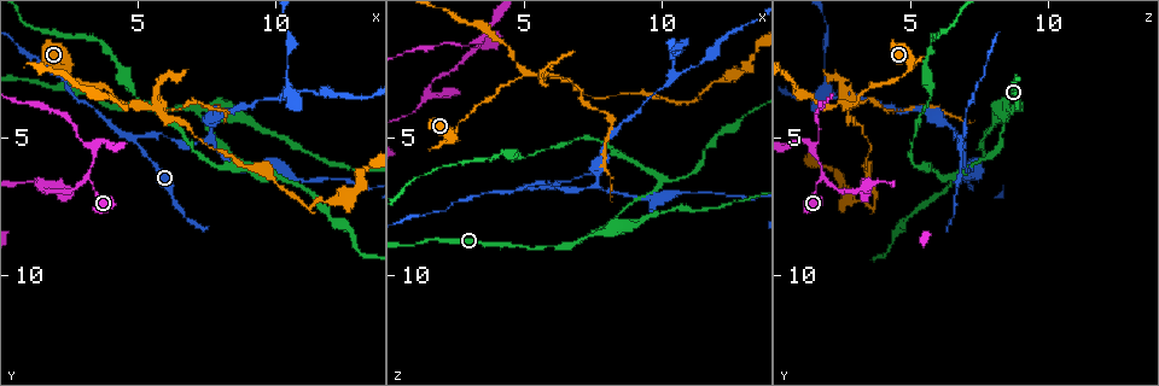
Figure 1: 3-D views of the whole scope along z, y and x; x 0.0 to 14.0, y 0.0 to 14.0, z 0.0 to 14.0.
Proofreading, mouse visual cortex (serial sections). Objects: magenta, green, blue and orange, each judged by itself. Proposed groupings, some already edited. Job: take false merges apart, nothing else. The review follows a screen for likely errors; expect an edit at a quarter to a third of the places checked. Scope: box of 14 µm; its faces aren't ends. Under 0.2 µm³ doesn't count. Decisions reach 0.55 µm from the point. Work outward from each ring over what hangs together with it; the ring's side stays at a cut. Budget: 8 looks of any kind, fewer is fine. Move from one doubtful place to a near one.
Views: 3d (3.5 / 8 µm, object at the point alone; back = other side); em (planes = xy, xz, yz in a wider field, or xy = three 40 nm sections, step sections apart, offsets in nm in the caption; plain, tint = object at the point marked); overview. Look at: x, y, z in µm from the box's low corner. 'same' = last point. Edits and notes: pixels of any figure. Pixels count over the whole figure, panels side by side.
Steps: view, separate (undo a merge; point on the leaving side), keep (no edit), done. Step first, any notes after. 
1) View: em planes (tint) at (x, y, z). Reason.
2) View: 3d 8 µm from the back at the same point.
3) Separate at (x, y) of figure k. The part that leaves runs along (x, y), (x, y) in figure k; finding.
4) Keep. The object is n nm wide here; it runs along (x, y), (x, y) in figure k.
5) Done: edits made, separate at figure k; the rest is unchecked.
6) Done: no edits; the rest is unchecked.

View: 3d 3.5 µm at (2.6, 2.7, 4.6).

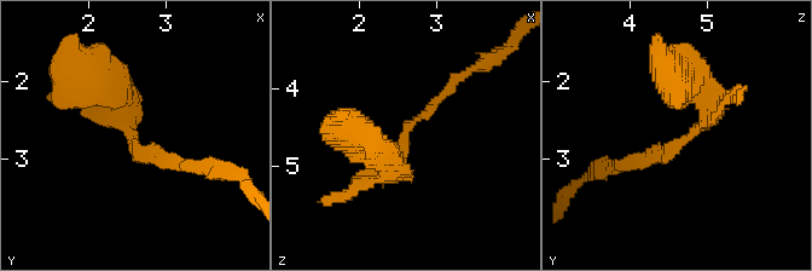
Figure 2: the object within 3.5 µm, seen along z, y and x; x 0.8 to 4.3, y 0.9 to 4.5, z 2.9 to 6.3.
View: em xy step 3 (tint) at (2.60, 2.80, 4.55). The arms are 150, 400 nm wide.

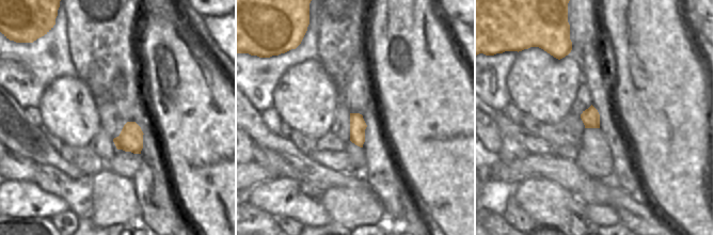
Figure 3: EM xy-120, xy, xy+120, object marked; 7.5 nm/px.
Keep. It runs along (700, 87), (702, 125), (619, 166) in figure 2; one cell here.

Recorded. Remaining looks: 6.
View: 3d 3.5 µm at (5.0, 3.9, 2.8). Branch point.

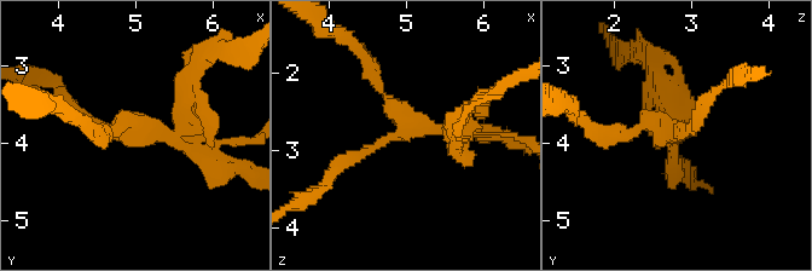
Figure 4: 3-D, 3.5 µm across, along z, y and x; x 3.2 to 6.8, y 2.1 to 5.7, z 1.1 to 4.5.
View: em planes (tint) at (5.05, 3.90, 2.70). Shape alone is not enough.

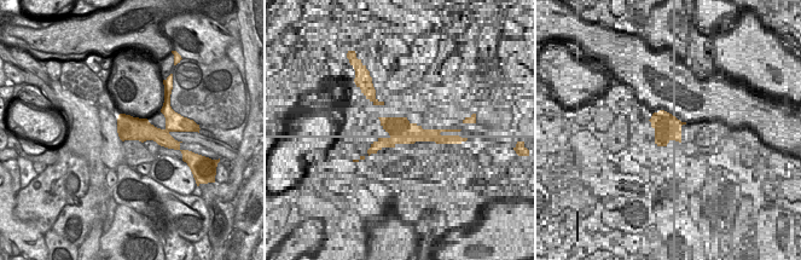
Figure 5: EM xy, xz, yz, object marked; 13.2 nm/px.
Separate at (679, 174) of figure 4. The part that leaves runs along (668, 132), (672, 162), (686, 173) in figure 4; two cells meet here.

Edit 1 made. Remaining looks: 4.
View: overview. Redraw.

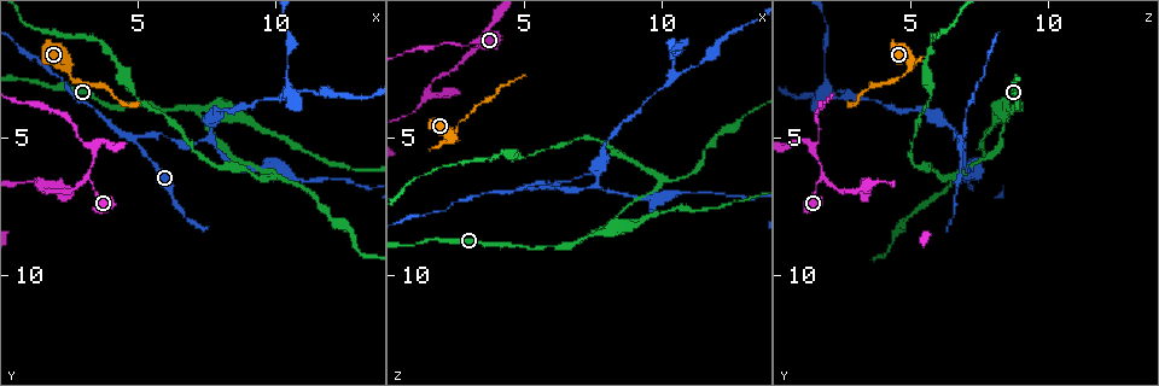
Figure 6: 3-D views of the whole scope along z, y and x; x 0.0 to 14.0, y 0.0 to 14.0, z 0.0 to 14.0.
View: 3d 3.5 µm at (4.9, 5.2, 6.9). Sharp bend.

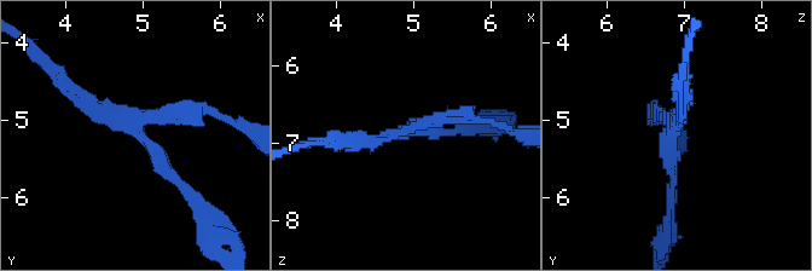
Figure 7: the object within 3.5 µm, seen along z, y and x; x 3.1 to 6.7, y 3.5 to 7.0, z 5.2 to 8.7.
View: em xy step 2 (tint) at (4.95, 5.15, 6.80). Shape alone is not enough.

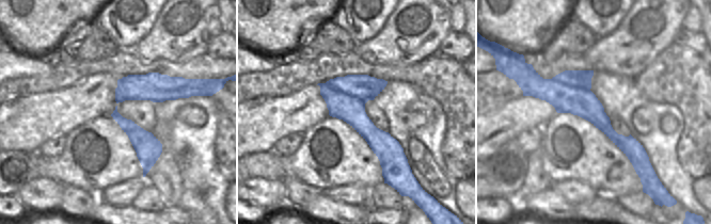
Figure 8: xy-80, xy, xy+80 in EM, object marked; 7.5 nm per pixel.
Separate at (183, 109) of figure 7. The part that leaves runs along (148, 117), (214, 110), (251, 132) in figure 7; a second cell is stuck on.

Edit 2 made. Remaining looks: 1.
Done: edits made, separate at figure 4, separate at figure 7; the rest is unchecked.

